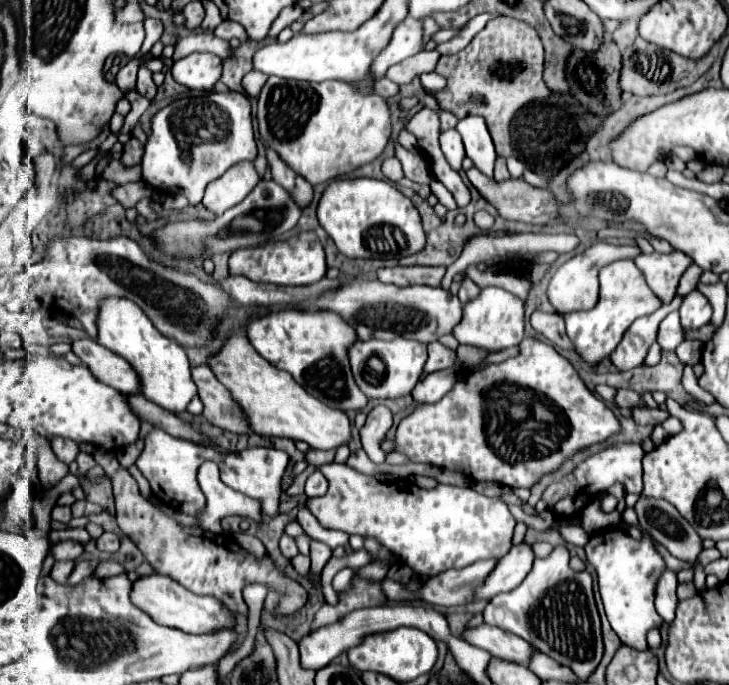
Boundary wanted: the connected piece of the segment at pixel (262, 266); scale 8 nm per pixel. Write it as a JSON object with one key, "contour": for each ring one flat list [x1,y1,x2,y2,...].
{"contour":[[301,232,285,242,235,250,229,258,229,272,251,276,251,280,255,282,269,282,281,286,307,286,307,284,315,284,325,276,327,264,319,238,313,232]]}

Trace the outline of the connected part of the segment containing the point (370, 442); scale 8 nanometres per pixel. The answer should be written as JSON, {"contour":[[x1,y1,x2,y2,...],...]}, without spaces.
{"contour":[[379,404,379,406,375,406,369,412,367,422,361,428,361,444,363,444,363,450,367,452,369,460,375,462,375,464,383,464,385,462,385,452,381,452,379,442,385,438,387,430,391,428,391,424,393,424,391,410,387,406]]}

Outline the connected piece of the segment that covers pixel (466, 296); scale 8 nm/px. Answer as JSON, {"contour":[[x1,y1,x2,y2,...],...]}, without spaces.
{"contour":[[465,278,465,280,461,282,461,288,459,288,459,300,461,300,461,304,465,304,465,302,473,300,473,296,477,296,477,292,479,292,479,290,481,290,481,288,479,288,473,280]]}

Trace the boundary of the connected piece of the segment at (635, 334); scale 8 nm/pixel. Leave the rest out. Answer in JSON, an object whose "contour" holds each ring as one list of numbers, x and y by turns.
{"contour":[[675,296,671,304,663,304,657,312,643,316,639,320,635,320,635,324,629,326,629,330,625,332,623,340,619,342,617,350,611,356,611,362,619,368,619,370,631,370,639,364,645,362,647,350,651,348,651,344,657,340,657,328,661,324,661,320,679,308,679,302,683,298]]}

